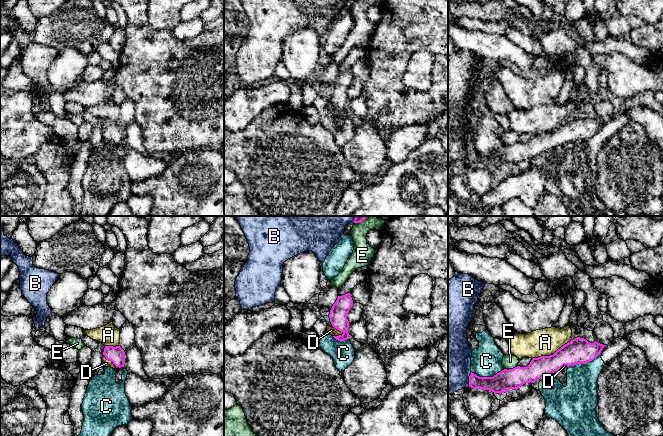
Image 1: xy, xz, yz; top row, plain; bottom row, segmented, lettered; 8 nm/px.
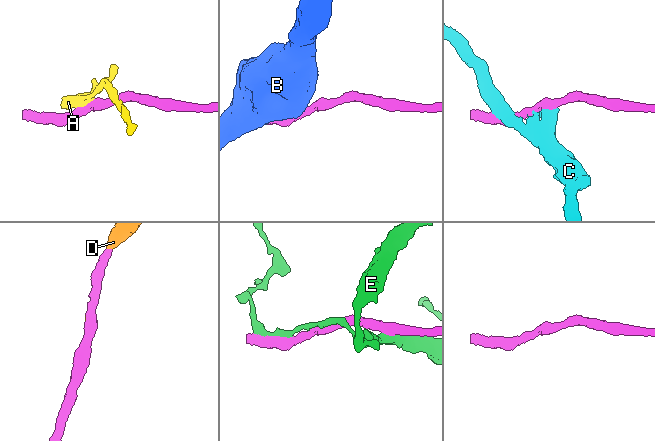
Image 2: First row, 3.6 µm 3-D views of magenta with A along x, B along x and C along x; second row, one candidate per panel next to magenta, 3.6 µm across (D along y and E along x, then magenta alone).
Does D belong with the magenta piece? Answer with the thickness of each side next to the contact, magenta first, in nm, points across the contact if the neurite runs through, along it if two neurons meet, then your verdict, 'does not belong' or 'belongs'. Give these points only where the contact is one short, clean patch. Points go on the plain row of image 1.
140/70 nm | belongs

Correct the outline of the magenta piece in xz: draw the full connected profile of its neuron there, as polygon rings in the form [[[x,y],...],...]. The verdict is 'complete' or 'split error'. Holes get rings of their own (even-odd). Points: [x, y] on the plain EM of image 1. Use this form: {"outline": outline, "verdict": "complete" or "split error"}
{"outline": [[[347,69],[338,72],[330,86],[330,98],[327,102],[327,108],[340,118],[349,115],[348,105],[350,100],[347,91],[352,81],[353,76],[351,70]]], "verdict": "split error"}

